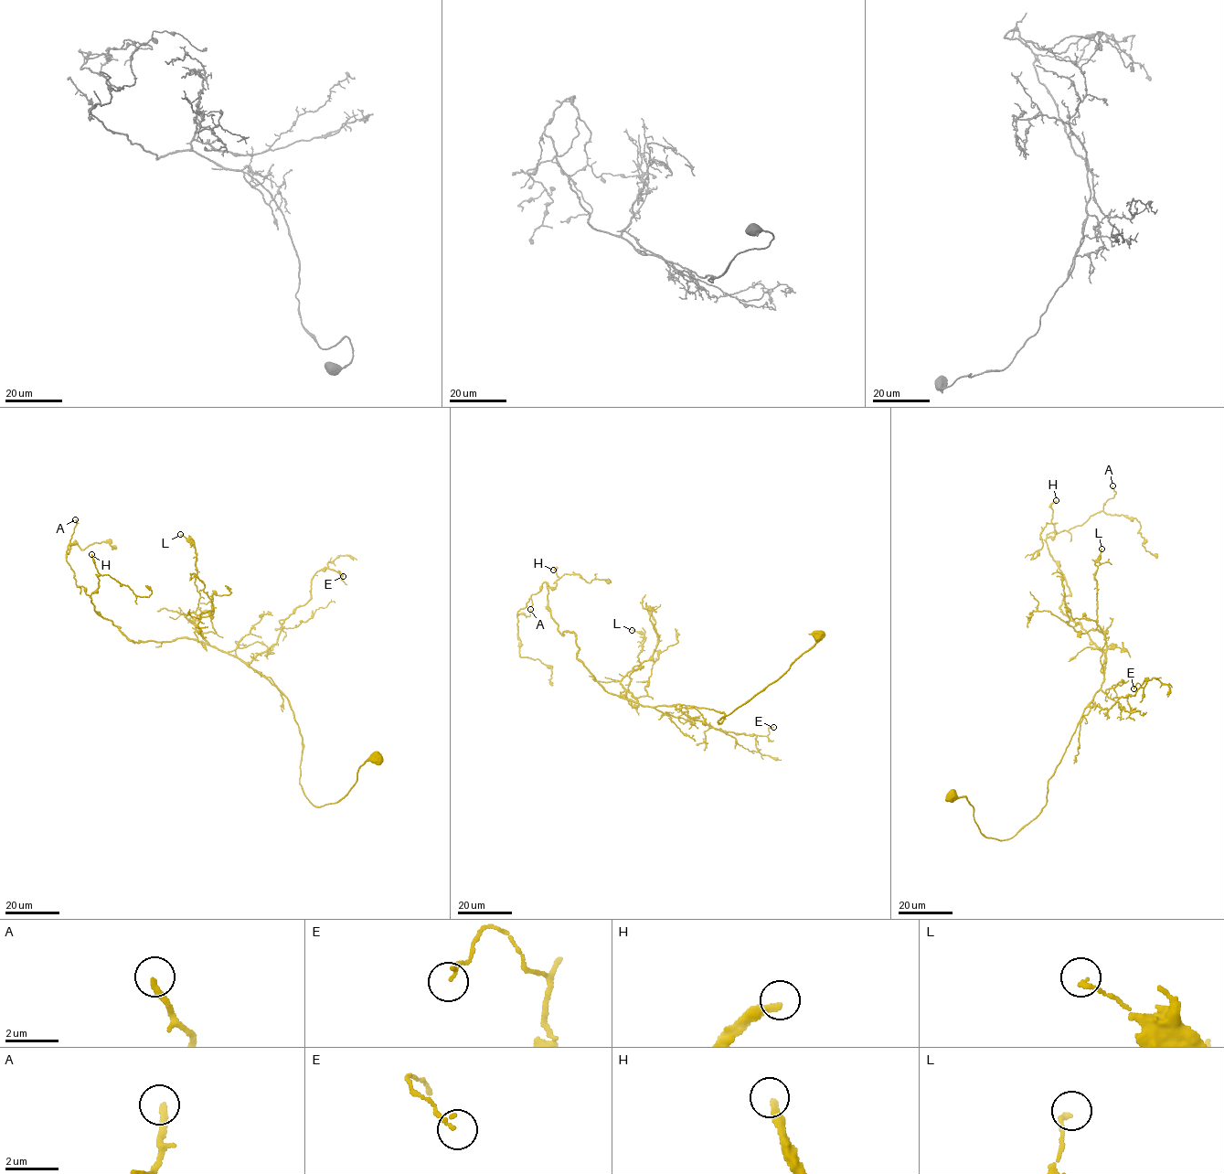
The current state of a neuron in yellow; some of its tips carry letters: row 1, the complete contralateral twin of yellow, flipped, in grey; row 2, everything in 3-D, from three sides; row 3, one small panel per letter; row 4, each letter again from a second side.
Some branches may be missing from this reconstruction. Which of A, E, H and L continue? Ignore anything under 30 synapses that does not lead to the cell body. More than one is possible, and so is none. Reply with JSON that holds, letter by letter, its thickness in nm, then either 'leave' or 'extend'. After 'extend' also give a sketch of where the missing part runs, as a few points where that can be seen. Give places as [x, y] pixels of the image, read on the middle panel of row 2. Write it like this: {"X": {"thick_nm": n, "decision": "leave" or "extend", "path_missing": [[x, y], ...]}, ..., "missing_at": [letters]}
{"A": {"thick_nm": 240, "decision": "leave"}, "E": {"thick_nm": 130, "decision": "leave"}, "H": {"thick_nm": 240, "decision": "extend", "path_missing": [[553, 570], [560, 601], [557, 610], [574, 622], [601, 624], [604, 635], [596, 645]]}, "L": {"thick_nm": 180, "decision": "leave"}, "missing_at": ["H"]}

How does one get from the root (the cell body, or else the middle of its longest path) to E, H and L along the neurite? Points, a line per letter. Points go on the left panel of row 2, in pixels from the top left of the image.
E: (377, 758), (342, 799), (311, 803), (290, 702), (250, 665), (310, 599), (318, 570), (343, 576)
H: (377, 758), (345, 796), (314, 805), (286, 697), (200, 641), (127, 639), (94, 611), (91, 554)
L: (377, 758), (359, 767), (342, 799), (311, 803), (288, 700), (186, 617), (200, 592), (195, 548), (180, 534)

